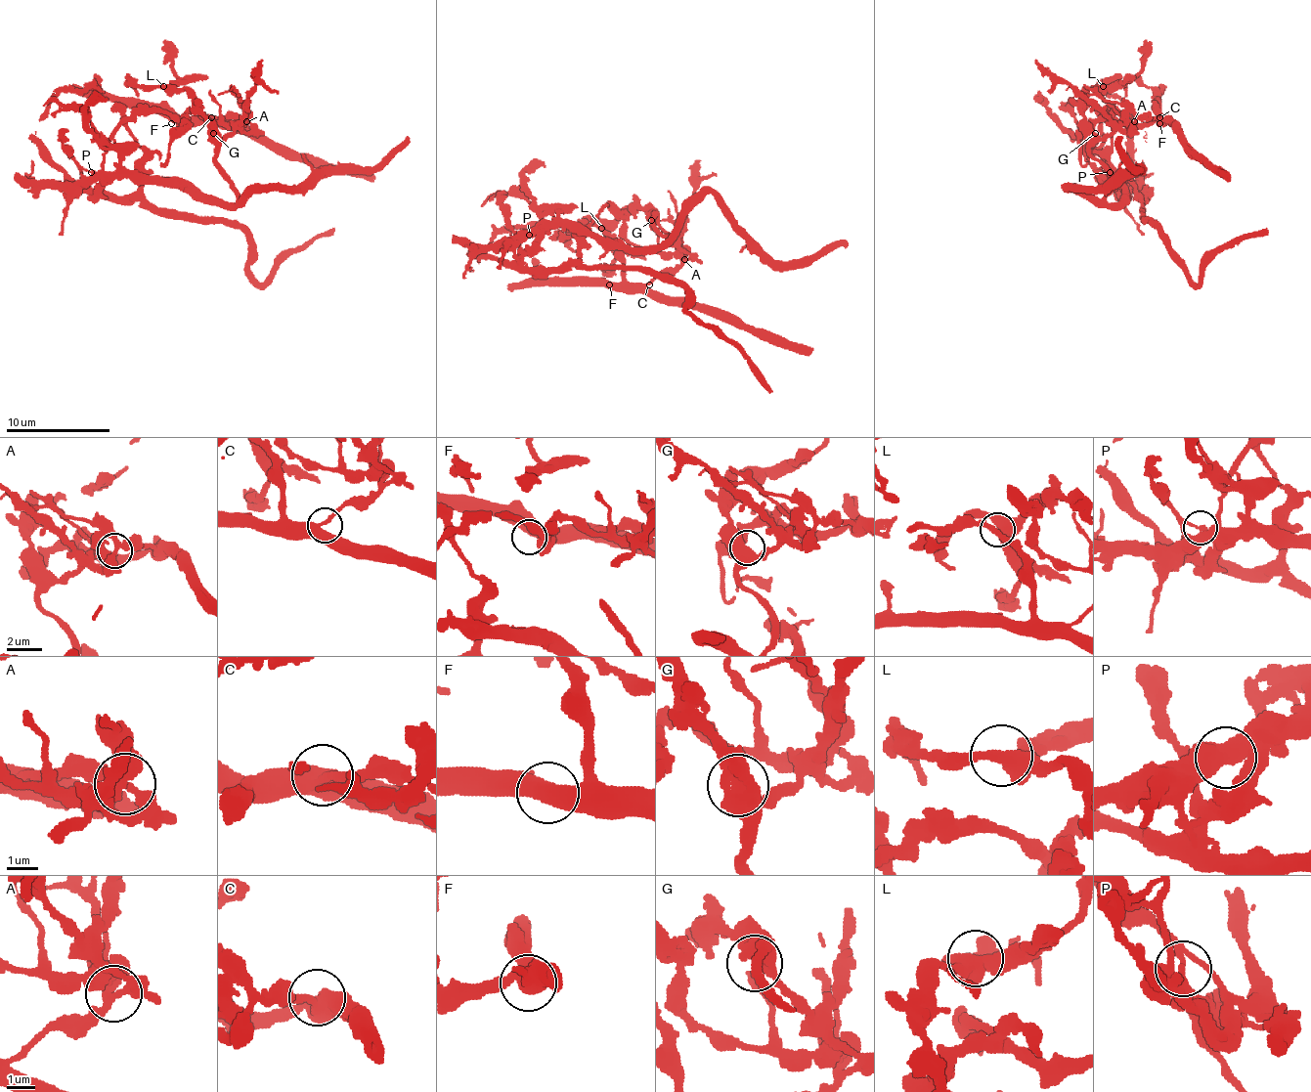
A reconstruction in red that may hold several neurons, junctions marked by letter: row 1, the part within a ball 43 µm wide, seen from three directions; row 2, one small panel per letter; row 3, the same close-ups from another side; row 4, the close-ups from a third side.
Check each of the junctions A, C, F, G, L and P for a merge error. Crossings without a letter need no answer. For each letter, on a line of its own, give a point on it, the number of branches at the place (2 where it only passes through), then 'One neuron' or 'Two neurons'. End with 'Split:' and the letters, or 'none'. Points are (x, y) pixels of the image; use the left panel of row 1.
A: Place: (246, 121). Branches: 3. Two neurons
C: Place: (211, 117). Branches: 3. One neuron
F: Place: (171, 123). Branches: 2. One neuron
G: Place: (213, 133). Branches: 3. One neuron
L: Place: (163, 86). Branches: 3. One neuron
P: Place: (91, 172). Branches: 3. Two neurons
Split: A, P

